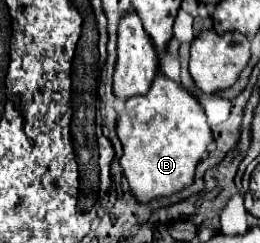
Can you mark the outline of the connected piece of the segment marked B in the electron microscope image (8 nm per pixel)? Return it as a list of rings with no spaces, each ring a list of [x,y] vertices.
[[[156,75],[150,91],[138,97],[138,121],[126,115],[116,123],[116,133],[124,155],[120,165],[130,183],[130,191],[140,203],[168,197],[194,183],[196,165],[202,161],[212,131],[200,103],[166,75]]]

